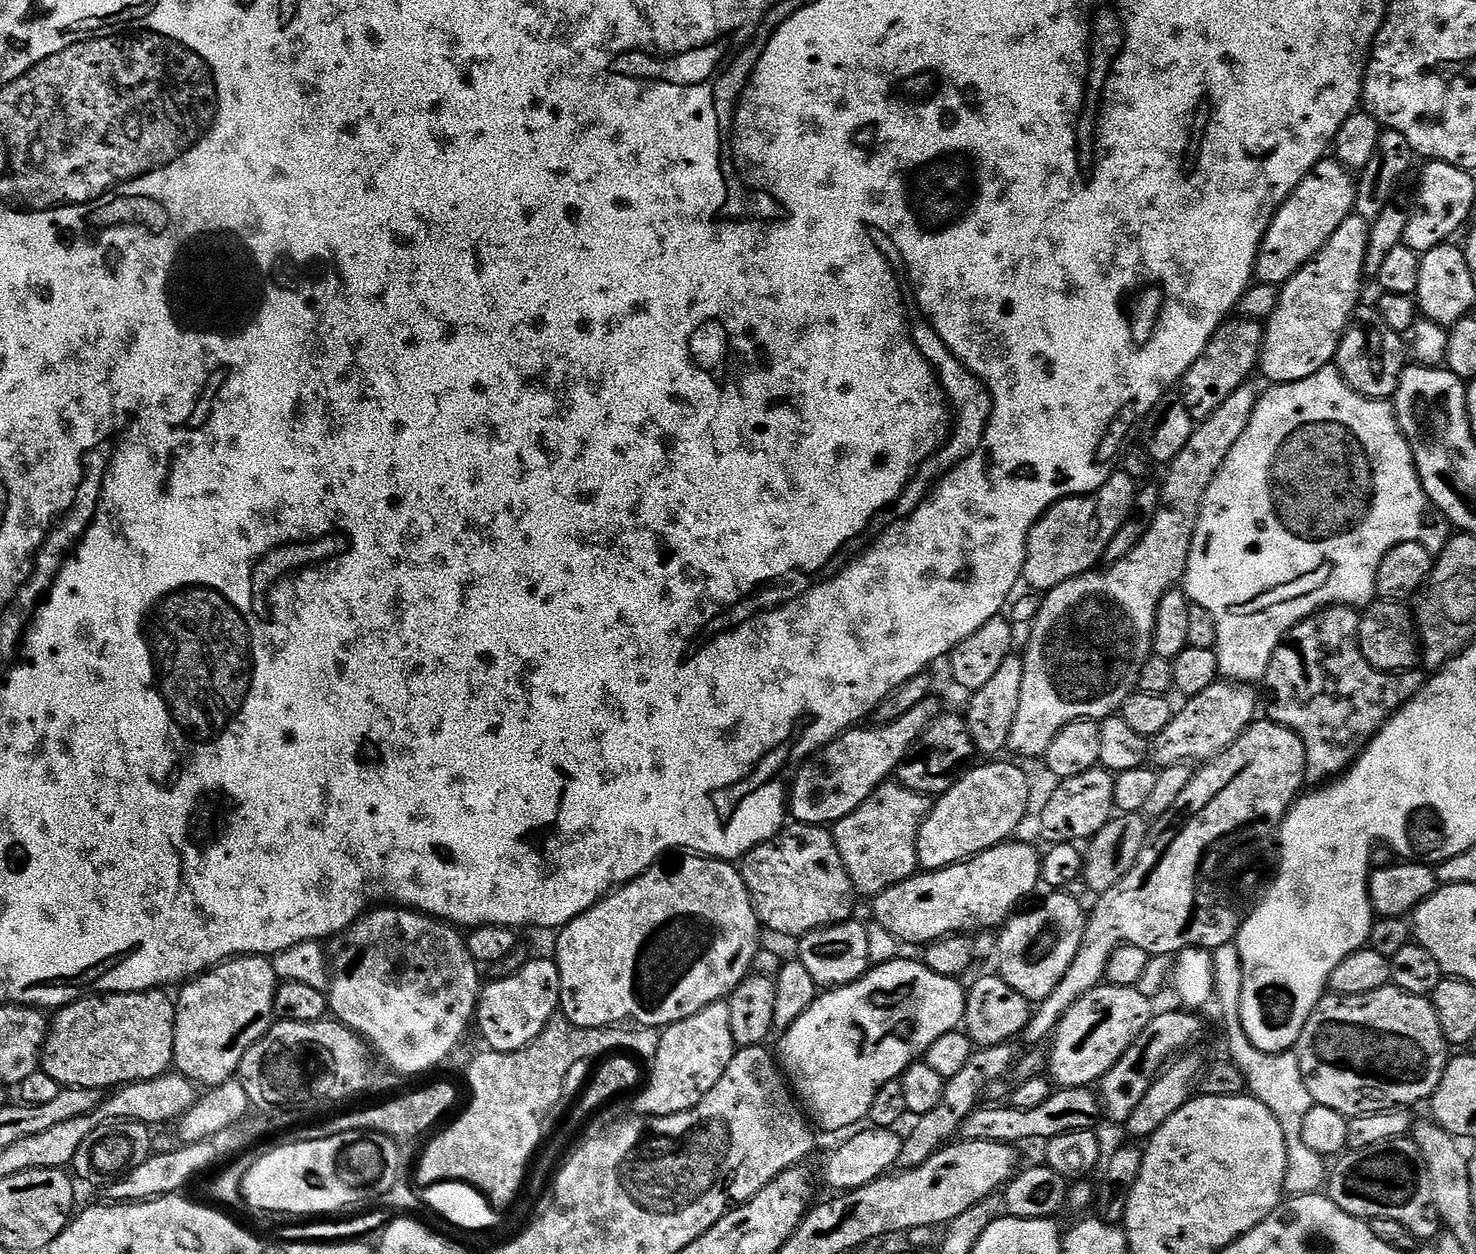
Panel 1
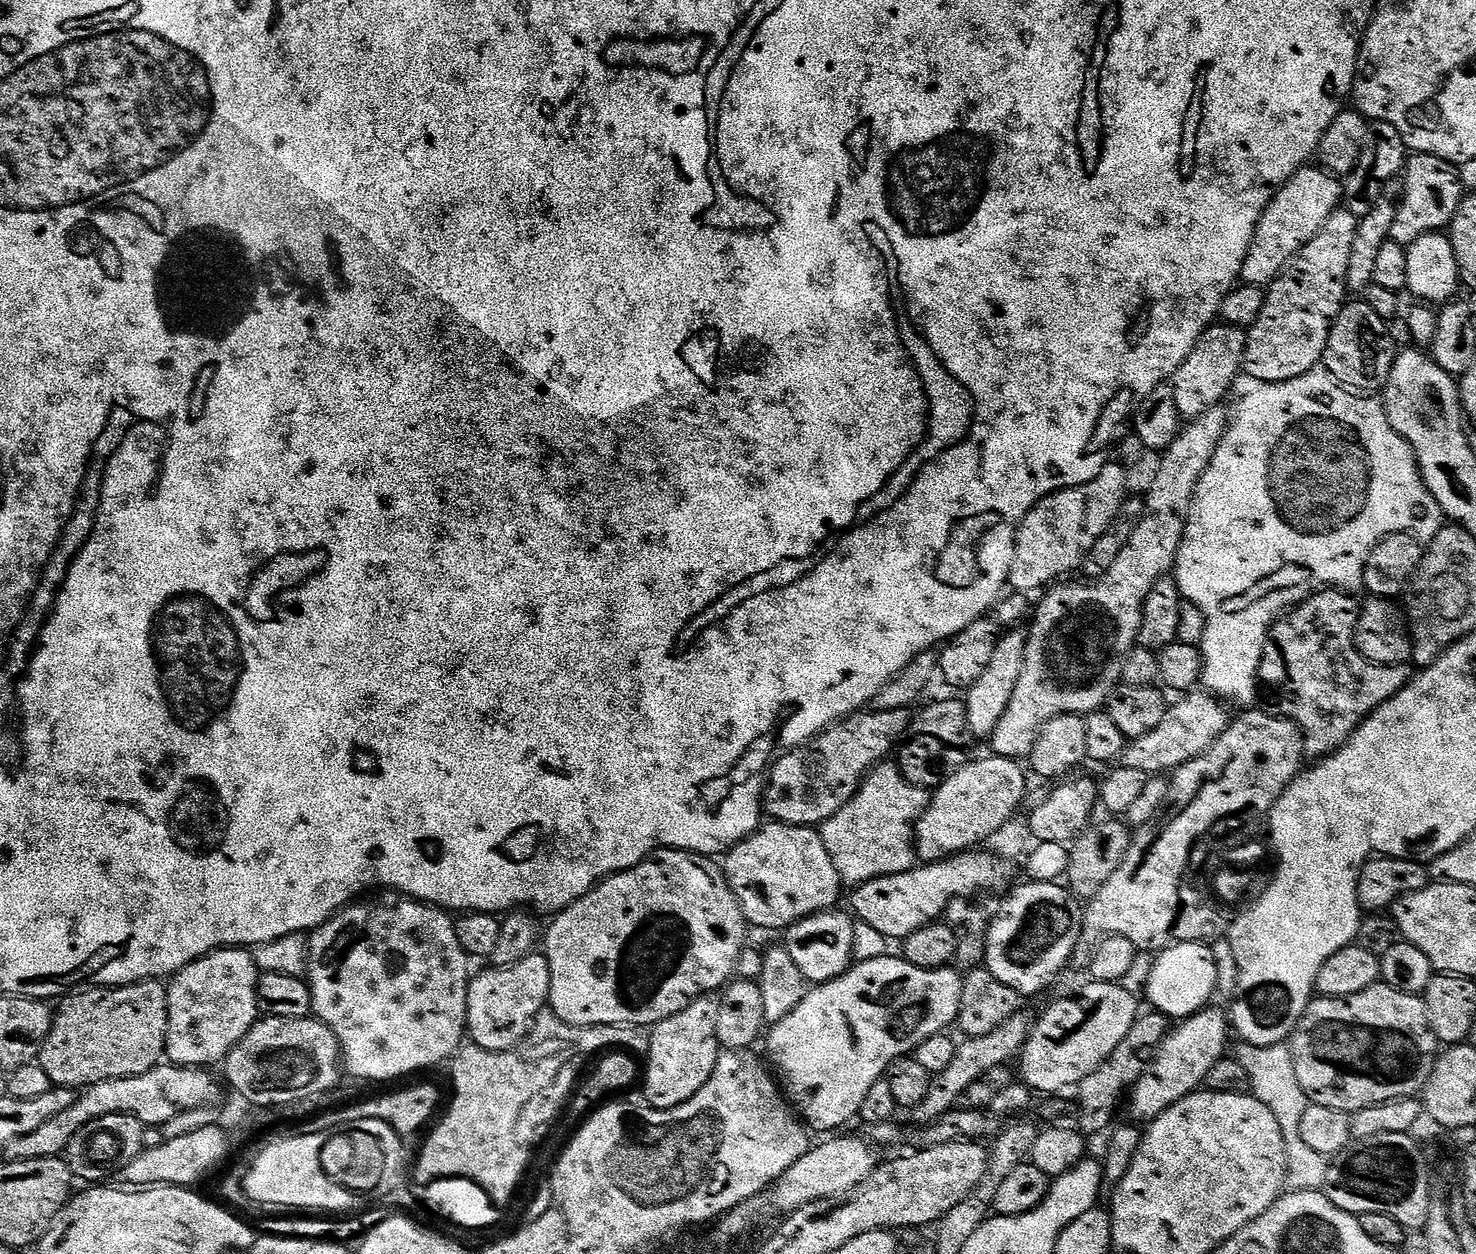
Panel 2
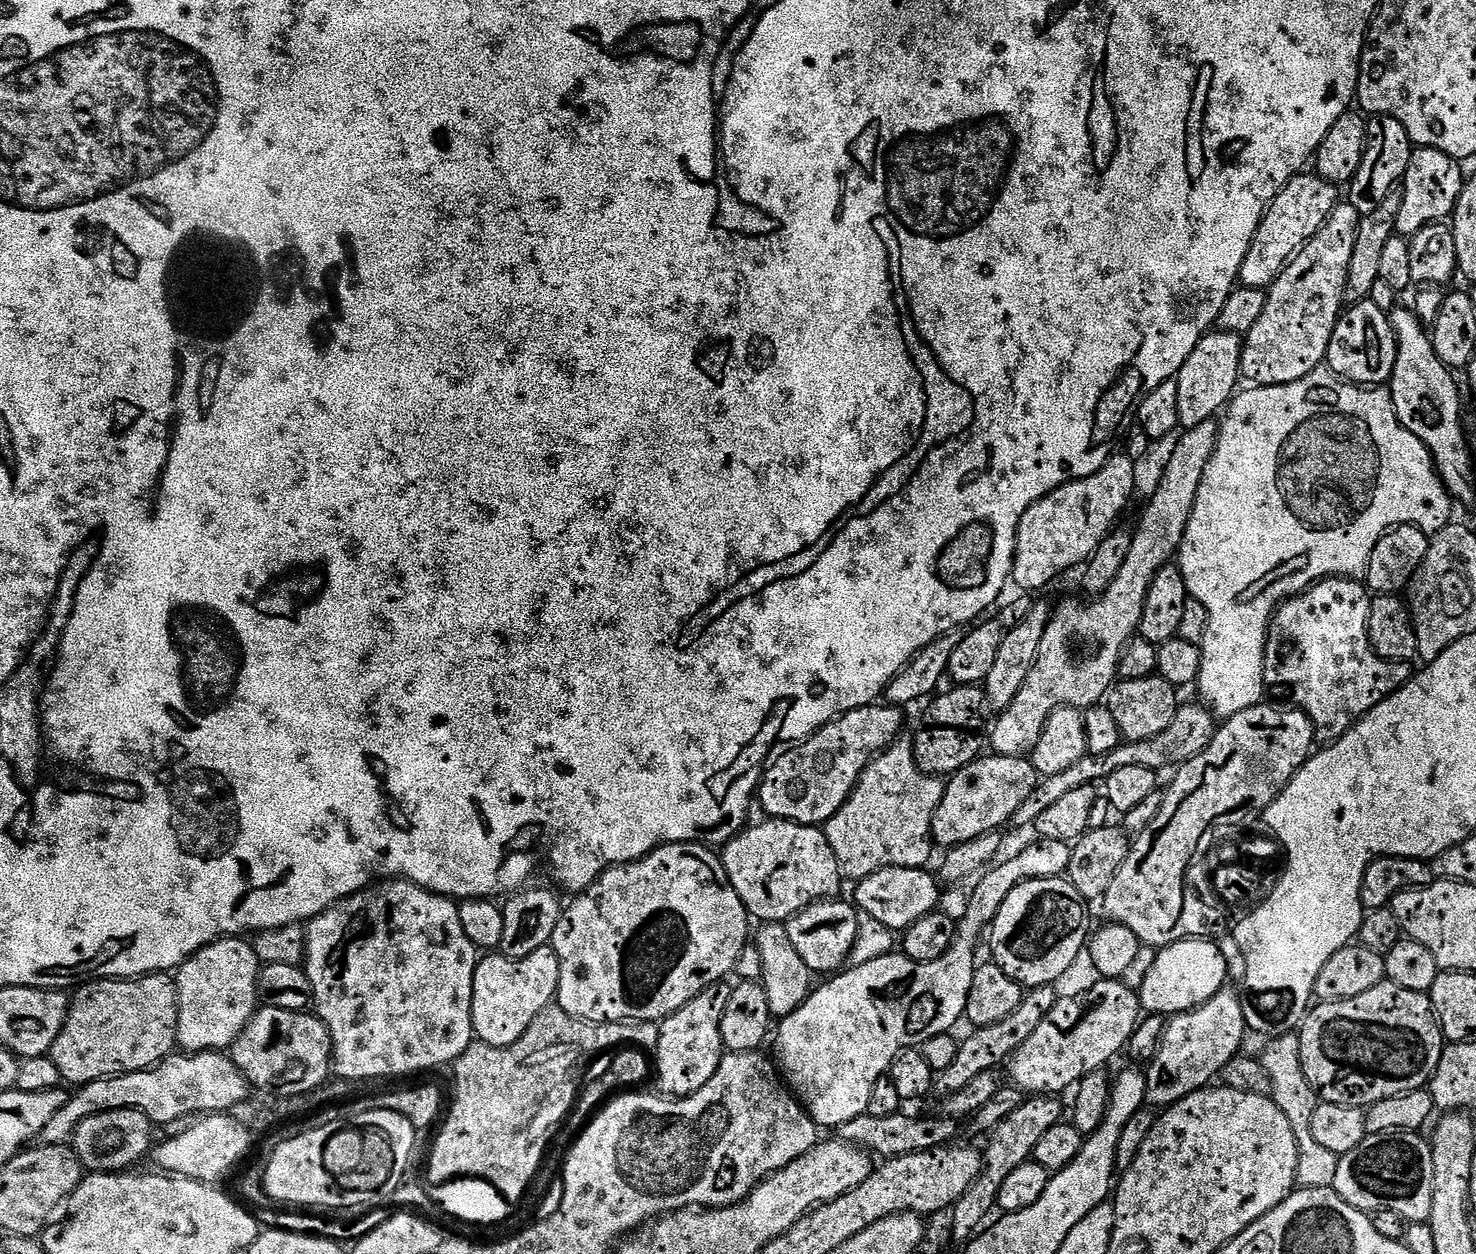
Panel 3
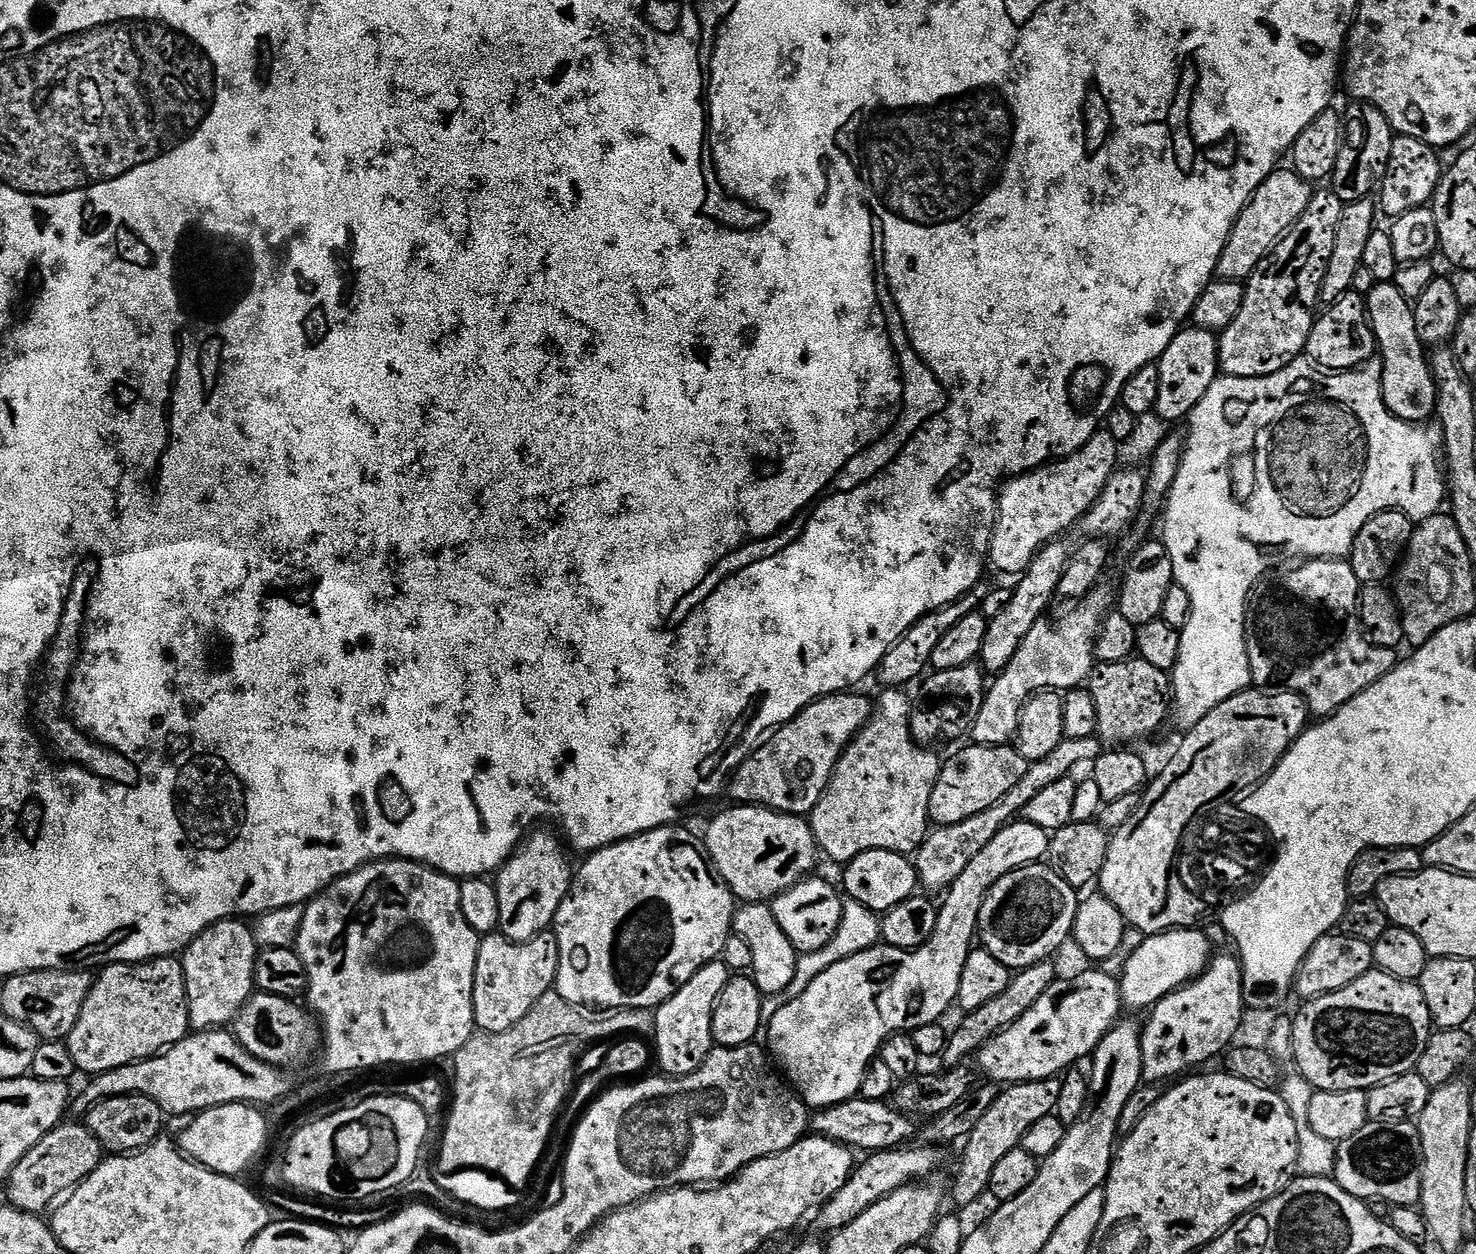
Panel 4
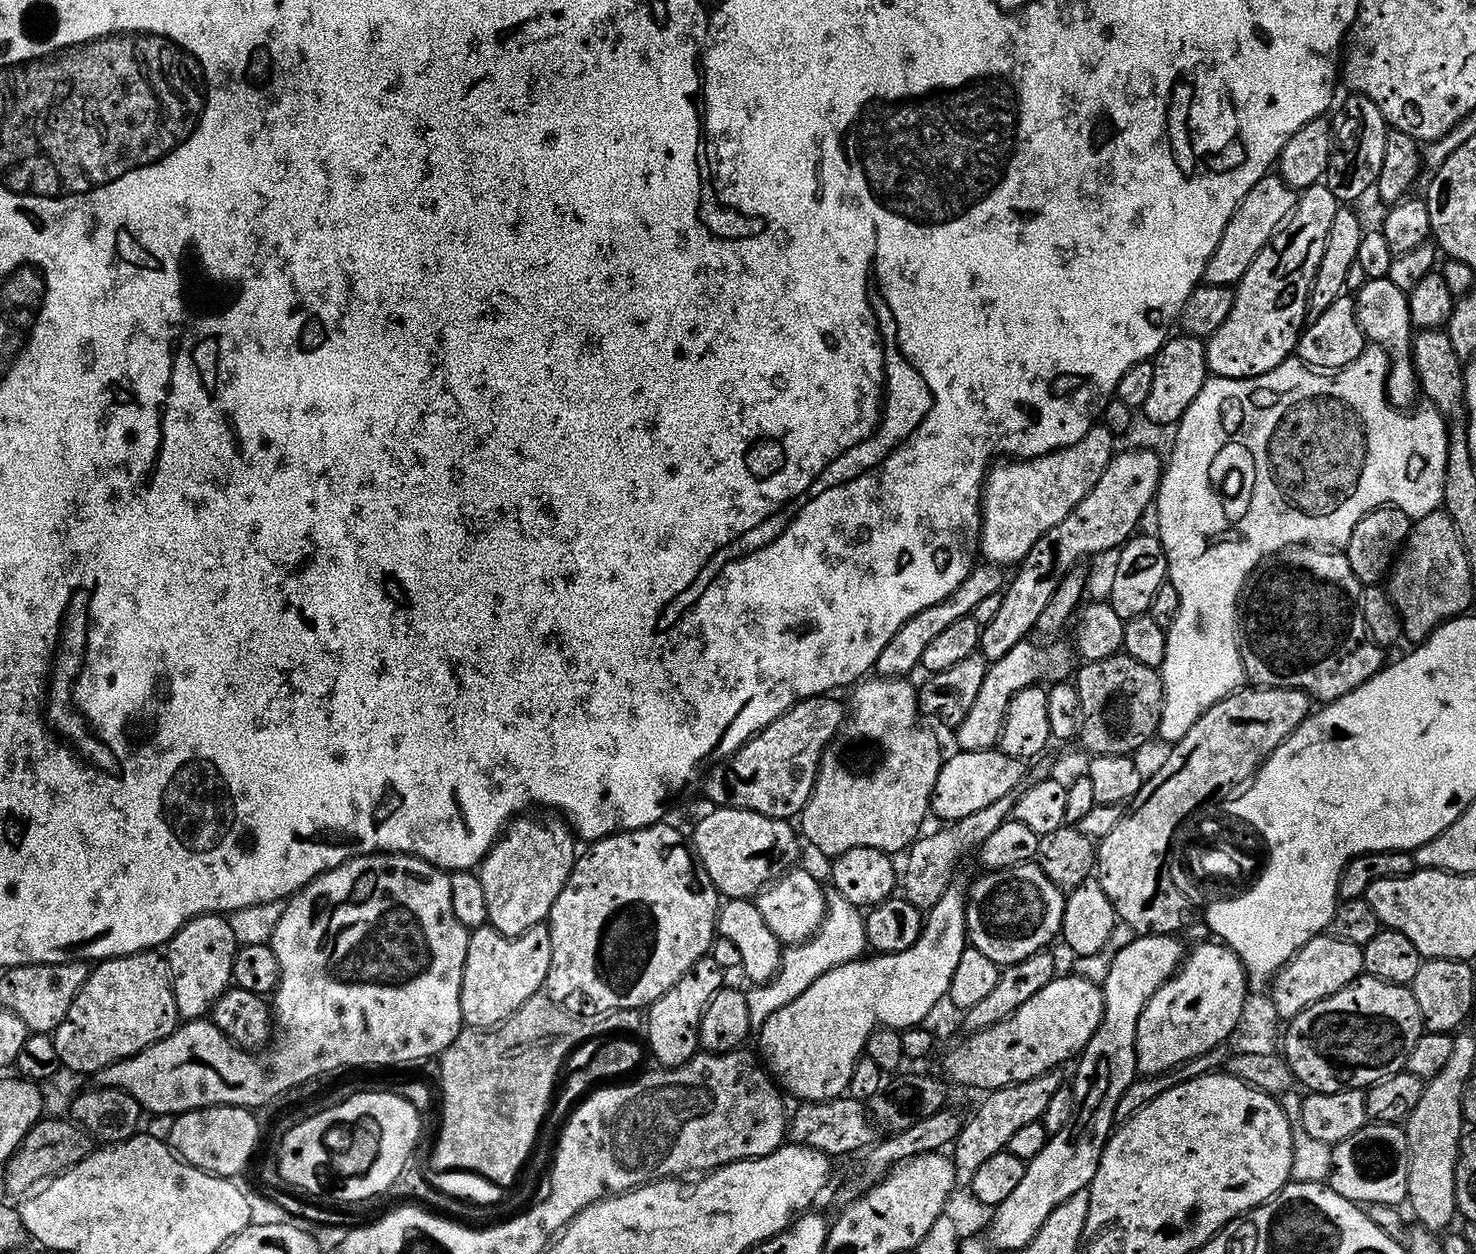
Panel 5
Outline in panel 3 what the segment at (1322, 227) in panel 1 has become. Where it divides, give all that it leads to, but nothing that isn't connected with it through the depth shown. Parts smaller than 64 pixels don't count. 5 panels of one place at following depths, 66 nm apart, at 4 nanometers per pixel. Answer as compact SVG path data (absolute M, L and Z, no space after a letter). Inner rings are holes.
M1297 174L1292 178L1296 184L1292 184L1292 188L1284 192L1284 196L1276 193L1280 198L1280 204L1276 204L1276 208L1268 205L1272 209L1272 216L1264 213L1259 227L1256 228L1256 237L1248 248L1246 258L1239 263L1238 280L1245 288L1267 289L1280 268L1286 263L1287 258L1304 240L1315 234L1323 219L1338 203L1337 189L1319 176Z

